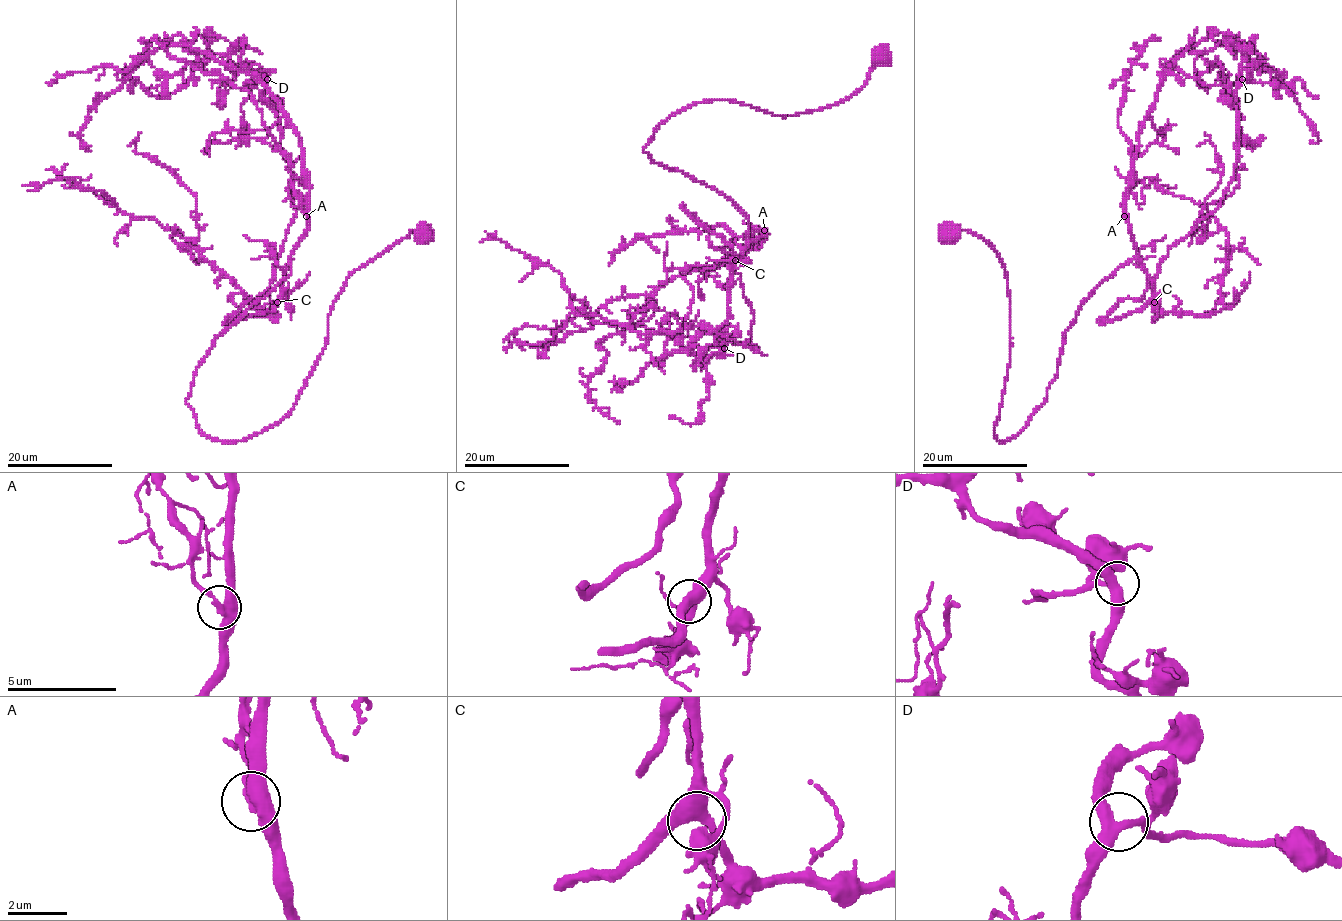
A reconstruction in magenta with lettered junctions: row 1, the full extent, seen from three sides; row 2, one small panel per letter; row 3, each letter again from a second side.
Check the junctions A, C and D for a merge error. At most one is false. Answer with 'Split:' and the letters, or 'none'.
Split: A

